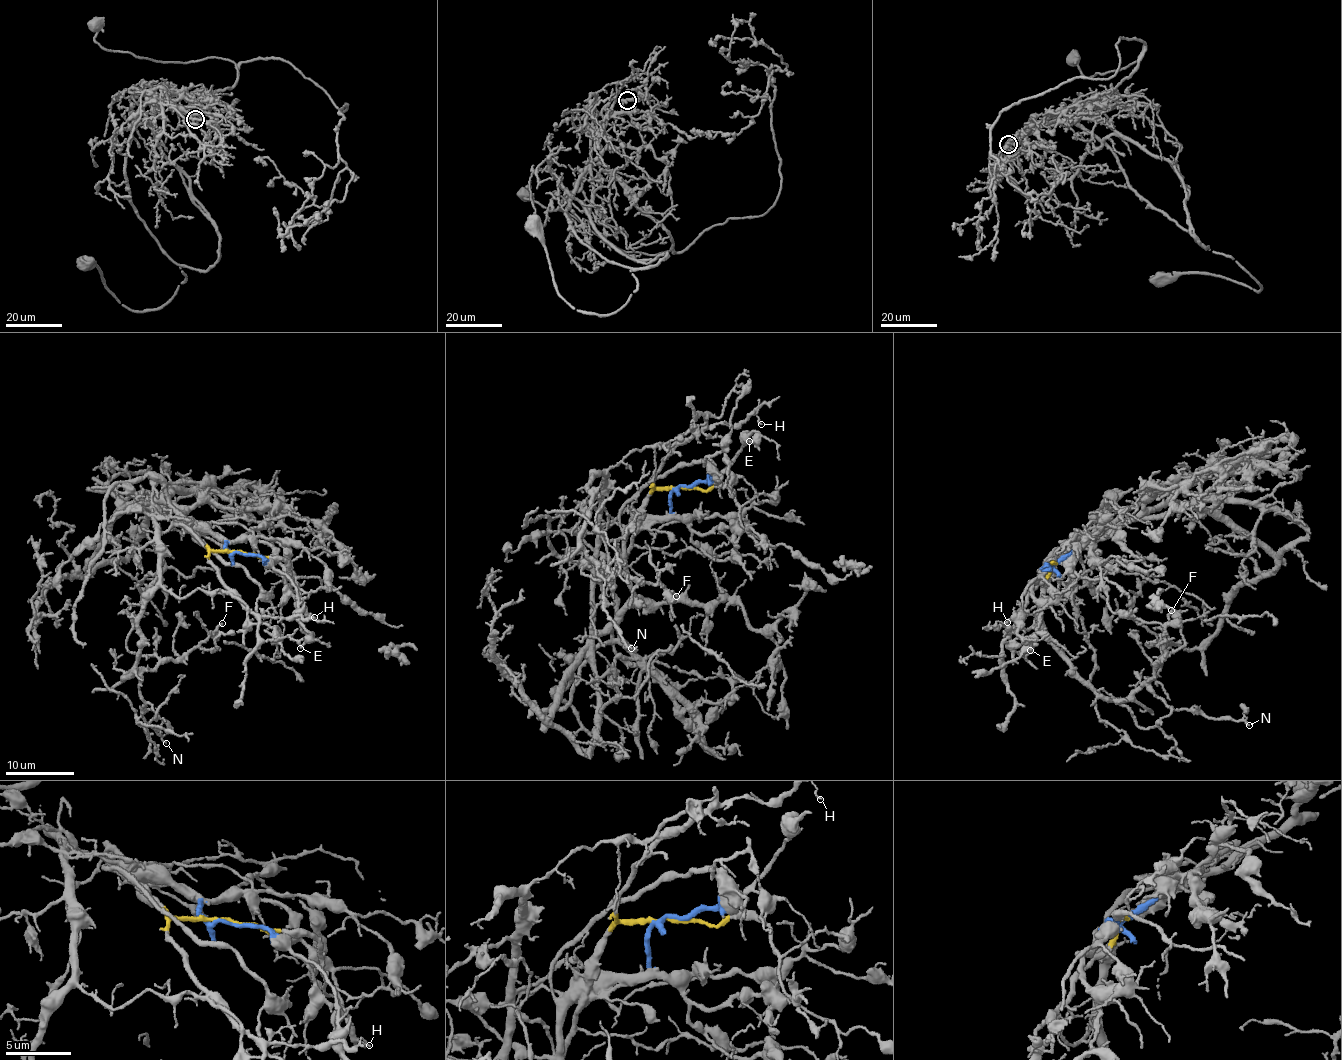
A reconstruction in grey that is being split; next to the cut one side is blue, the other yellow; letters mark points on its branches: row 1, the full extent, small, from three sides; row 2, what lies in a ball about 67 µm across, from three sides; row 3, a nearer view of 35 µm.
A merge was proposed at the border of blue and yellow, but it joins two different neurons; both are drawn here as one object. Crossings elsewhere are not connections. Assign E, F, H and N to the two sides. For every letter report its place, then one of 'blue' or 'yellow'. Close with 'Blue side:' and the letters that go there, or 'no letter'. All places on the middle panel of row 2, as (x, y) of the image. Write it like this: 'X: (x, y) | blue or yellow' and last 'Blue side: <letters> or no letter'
E: (749, 441) | blue
F: (676, 596) | blue
H: (761, 424) | yellow
N: (631, 648) | blue
Blue side: E, F, N

